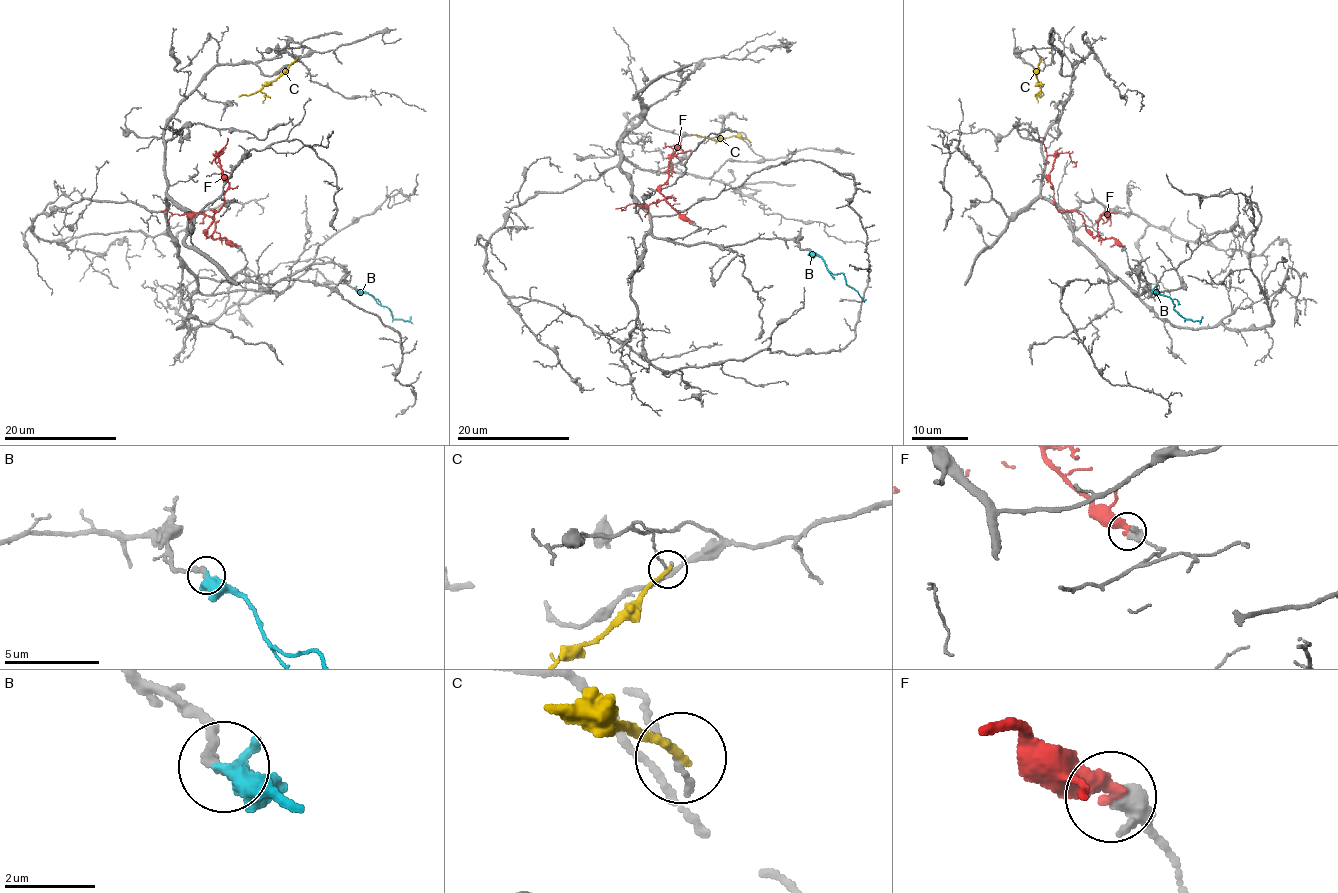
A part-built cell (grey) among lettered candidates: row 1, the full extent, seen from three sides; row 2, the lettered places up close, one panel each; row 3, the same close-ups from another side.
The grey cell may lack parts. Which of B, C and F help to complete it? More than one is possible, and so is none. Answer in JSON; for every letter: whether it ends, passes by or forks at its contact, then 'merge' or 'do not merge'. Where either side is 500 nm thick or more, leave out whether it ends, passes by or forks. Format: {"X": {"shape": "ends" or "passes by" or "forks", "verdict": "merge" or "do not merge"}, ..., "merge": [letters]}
{"B": {"verdict": "merge"}, "C": {"shape": "ends", "verdict": "do not merge"}, "F": {"verdict": "do not merge"}, "merge": ["B"]}

